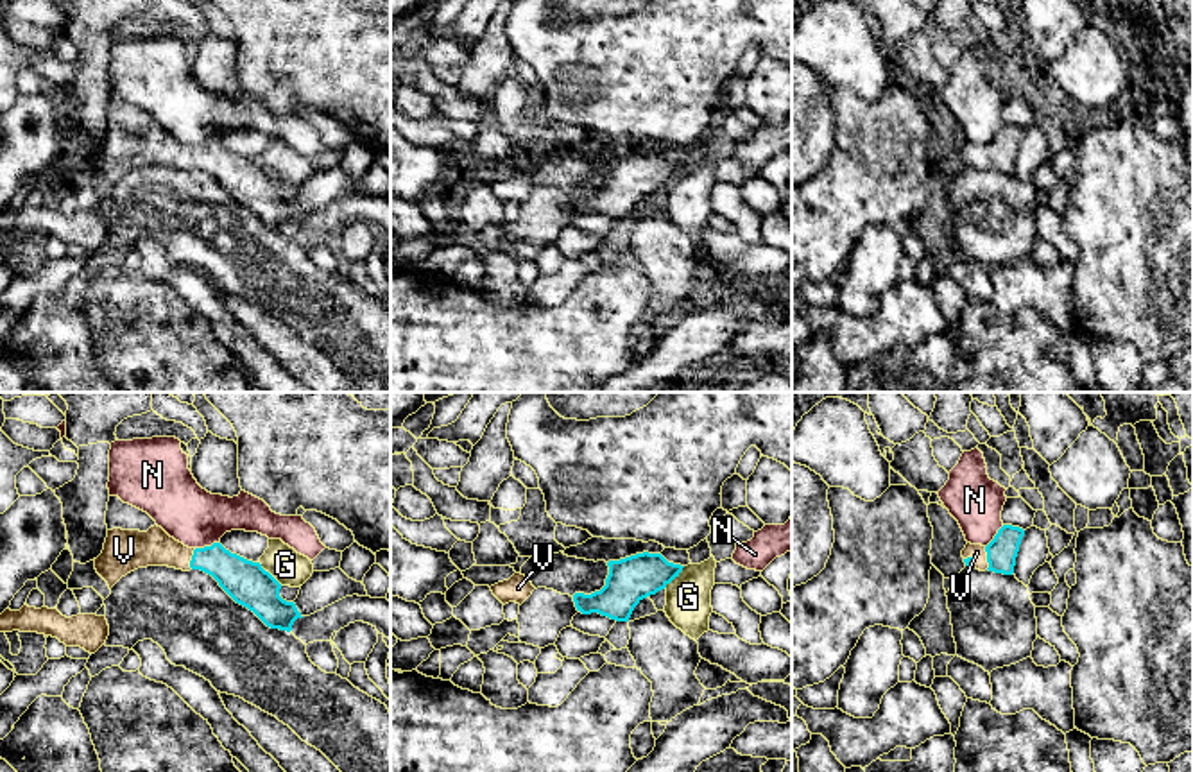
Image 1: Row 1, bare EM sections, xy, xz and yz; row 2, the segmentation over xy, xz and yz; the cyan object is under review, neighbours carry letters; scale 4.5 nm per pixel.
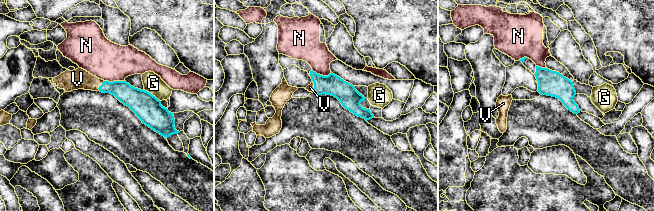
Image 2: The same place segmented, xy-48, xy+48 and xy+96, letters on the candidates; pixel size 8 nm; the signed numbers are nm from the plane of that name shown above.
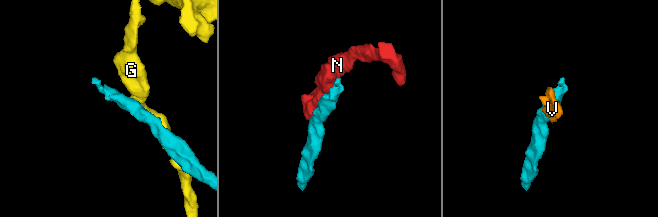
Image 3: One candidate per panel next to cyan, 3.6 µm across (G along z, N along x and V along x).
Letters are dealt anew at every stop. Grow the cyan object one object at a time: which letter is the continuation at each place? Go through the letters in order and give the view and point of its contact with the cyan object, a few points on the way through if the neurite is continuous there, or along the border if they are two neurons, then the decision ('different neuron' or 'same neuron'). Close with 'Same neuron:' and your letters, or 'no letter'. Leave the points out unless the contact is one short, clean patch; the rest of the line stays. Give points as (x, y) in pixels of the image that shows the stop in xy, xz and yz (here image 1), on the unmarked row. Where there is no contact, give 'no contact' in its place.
G: xz (674, 176) | along xz (685, 165), (663, 187) | different neuron
N: xy (206, 145) | different neuron
V: yz (987, 156) | across yz (1002, 151), (987, 156), (977, 151) | same neuron
Same neuron: V

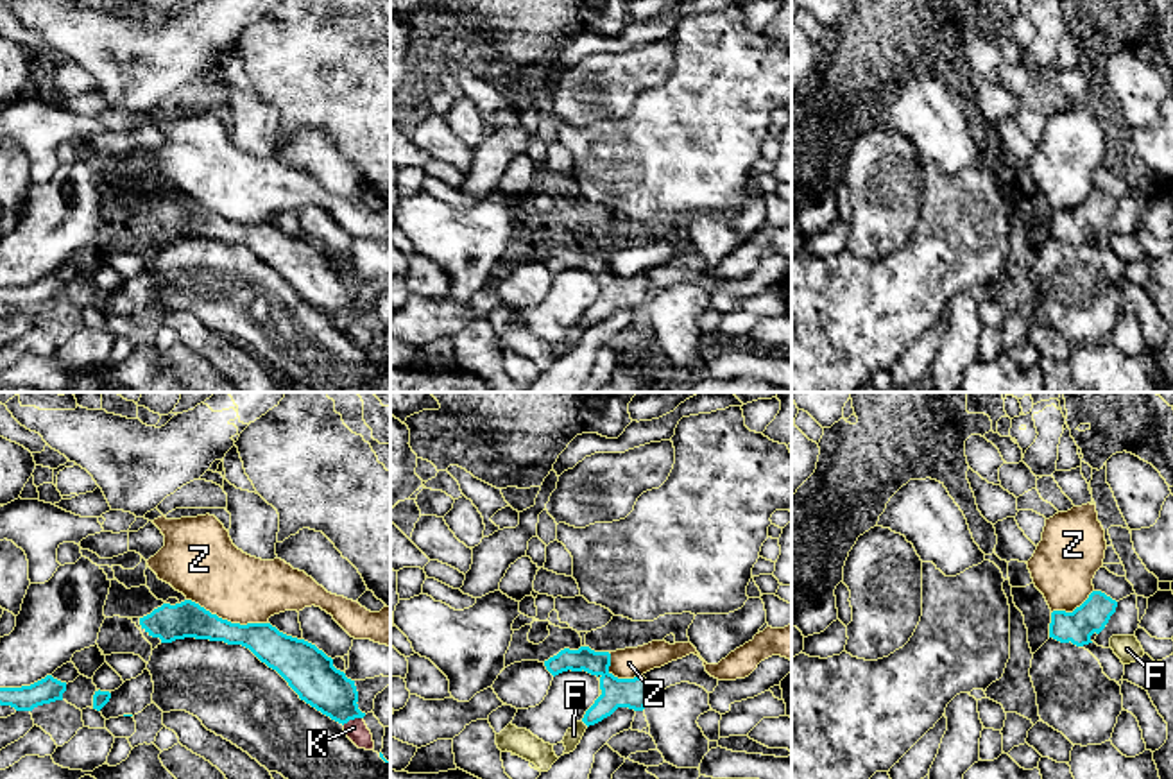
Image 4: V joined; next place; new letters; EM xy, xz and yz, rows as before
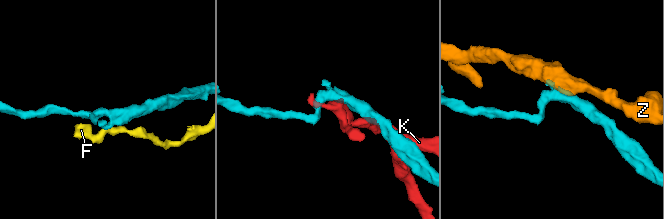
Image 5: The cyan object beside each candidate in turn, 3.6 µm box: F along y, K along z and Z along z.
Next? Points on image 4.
F: xz (584, 321) | along xz (581, 319), (588, 325) | different neuron
K: xy (351, 317) | along xy (362, 316), (342, 323) | different neuron
Z: xy (226, 219) | different neuron
Same neuron: no letter

